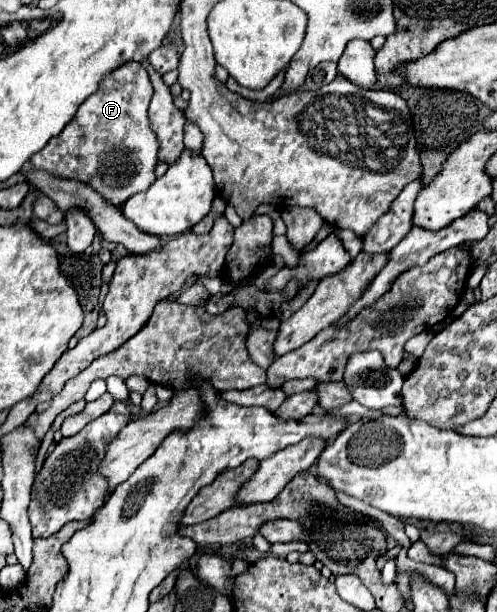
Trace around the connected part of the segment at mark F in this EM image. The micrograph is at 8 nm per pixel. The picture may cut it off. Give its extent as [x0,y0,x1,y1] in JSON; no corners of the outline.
[30,62,158,206]

